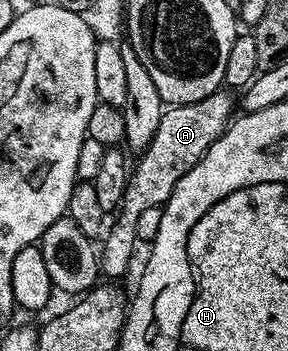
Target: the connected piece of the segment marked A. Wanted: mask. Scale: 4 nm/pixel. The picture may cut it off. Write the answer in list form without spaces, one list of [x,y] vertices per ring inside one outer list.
[[[222,88],[203,100],[195,100],[195,104],[169,106],[162,113],[159,129],[151,144],[139,155],[132,167],[125,195],[115,214],[117,219],[114,222],[112,219],[111,225],[104,231],[103,241],[100,243],[102,246],[99,246],[99,270],[106,279],[121,280],[119,278],[128,272],[129,265],[133,262],[133,253],[139,247],[139,216],[147,212],[147,208],[164,207],[175,184],[179,184],[183,175],[191,172],[191,168],[195,168],[197,161],[209,151],[211,144],[215,144],[215,140],[225,134],[225,127],[235,114],[235,98],[228,93],[232,94],[228,89]]]

